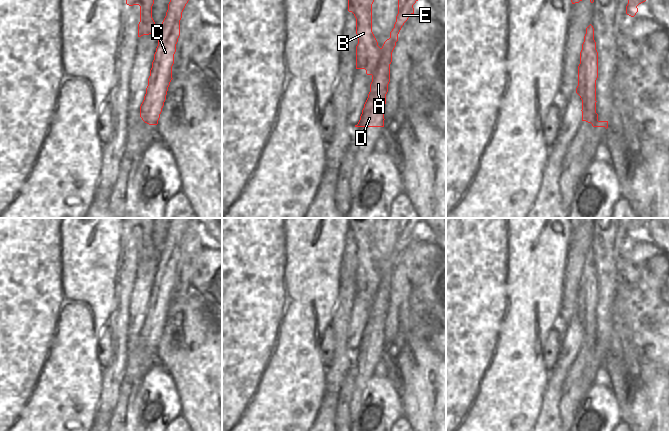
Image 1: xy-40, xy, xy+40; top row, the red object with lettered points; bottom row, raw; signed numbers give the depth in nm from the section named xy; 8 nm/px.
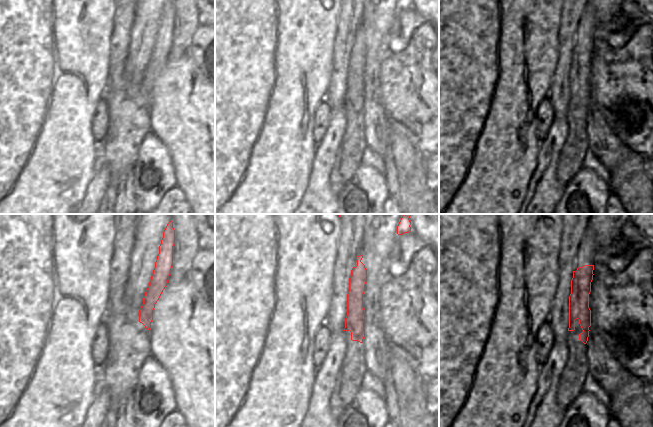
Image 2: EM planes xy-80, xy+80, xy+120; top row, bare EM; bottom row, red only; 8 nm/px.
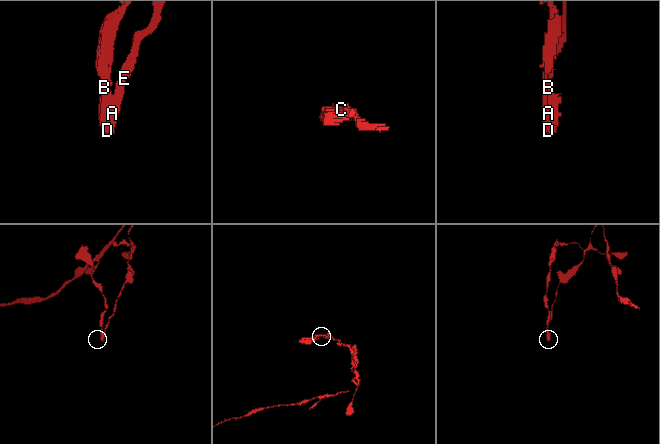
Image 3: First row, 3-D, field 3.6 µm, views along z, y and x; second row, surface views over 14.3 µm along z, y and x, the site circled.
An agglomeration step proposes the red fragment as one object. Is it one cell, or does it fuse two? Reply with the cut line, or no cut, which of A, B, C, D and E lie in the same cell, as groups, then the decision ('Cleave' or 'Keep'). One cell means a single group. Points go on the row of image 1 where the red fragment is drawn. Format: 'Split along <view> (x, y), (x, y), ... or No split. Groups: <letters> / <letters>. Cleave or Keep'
Split along xy (381, 48), (380, 61), (372, 75). Groups: A C D E / B. Cleave.

